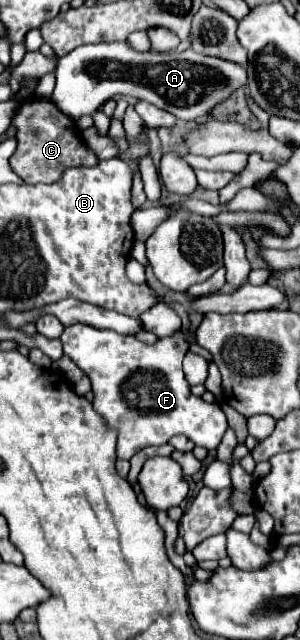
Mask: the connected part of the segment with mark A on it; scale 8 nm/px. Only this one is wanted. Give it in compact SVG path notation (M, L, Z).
M128 42L84 44L58 58L56 88L52 102L70 120L94 116L102 102L118 94L152 102L180 120L194 120L210 114L218 104L228 100L234 90L246 86L246 70L230 60L202 56L194 50L184 52L134 52Z

